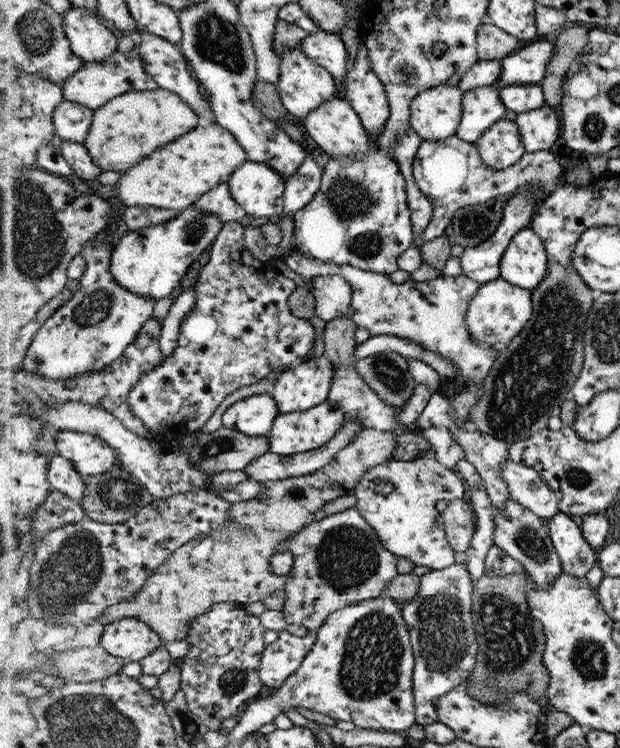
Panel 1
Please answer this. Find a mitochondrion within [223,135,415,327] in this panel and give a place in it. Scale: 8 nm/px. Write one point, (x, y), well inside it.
(349, 199)

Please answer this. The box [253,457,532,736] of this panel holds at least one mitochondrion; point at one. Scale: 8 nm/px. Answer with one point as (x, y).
(372, 652)

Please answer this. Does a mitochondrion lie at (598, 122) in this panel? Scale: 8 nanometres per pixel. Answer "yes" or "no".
yes

